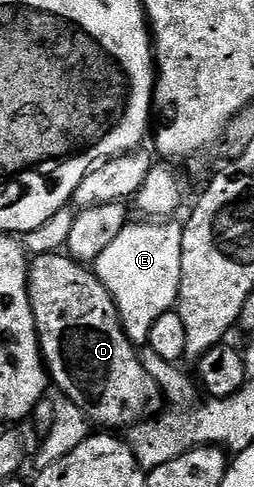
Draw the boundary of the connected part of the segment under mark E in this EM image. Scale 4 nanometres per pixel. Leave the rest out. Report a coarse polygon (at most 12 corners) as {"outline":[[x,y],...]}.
{"outline":[[125,224],[91,270],[134,346],[178,299],[183,227]]}

